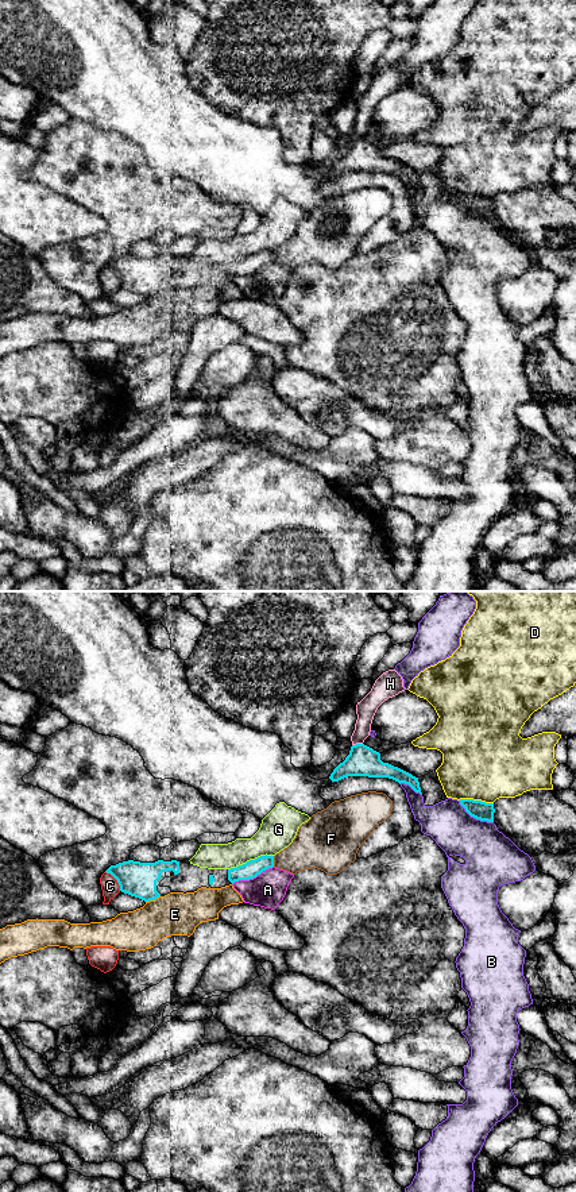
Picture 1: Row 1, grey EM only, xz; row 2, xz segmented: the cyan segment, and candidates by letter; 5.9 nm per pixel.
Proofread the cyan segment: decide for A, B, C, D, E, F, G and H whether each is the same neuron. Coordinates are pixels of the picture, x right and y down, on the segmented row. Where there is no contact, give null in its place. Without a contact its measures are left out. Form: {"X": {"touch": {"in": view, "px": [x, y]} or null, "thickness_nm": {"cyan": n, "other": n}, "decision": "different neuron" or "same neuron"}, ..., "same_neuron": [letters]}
{"A": {"touch": {"in": "xz", "px": [252, 878]}, "thickness_nm": {"cyan": 100, "other": 220}, "decision": "different neuron"}, "B": {"touch": {"in": "xz", "px": [475, 817]}, "thickness_nm": {"cyan": 110, "other": 300}, "decision": "different neuron"}, "C": {"touch": {"in": "xz", "px": [116, 879]}, "thickness_nm": {"cyan": 220, "other": 110}, "decision": "different neuron"}, "D": {"touch": {"in": "xz", "px": [476, 801]}, "thickness_nm": {"cyan": 110, "other": 480}, "decision": "different neuron"}, "E": {"touch": {"in": "xz", "px": [153, 899]}, "thickness_nm": {"cyan": 220, "other": 260}, "decision": "different neuron"}, "F": {"touch": {"in": "xz", "px": [273, 861]}, "thickness_nm": {"cyan": 100, "other": 240}, "decision": "different neuron"}, "G": {"touch": {"in": "xz", "px": [250, 860]}, "thickness_nm": {"cyan": 100, "other": 220}, "decision": "different neuron"}, "H": {"touch": {"in": "xz", "px": [356, 744]}, "thickness_nm": {"cyan": 180, "other": 120}, "decision": "different neuron"}, "same_neuron": []}

